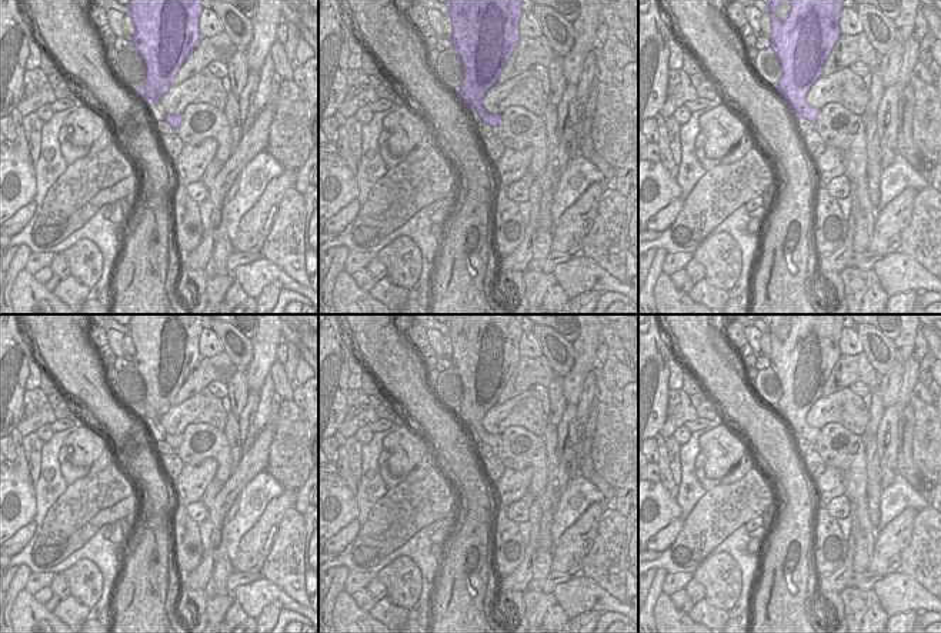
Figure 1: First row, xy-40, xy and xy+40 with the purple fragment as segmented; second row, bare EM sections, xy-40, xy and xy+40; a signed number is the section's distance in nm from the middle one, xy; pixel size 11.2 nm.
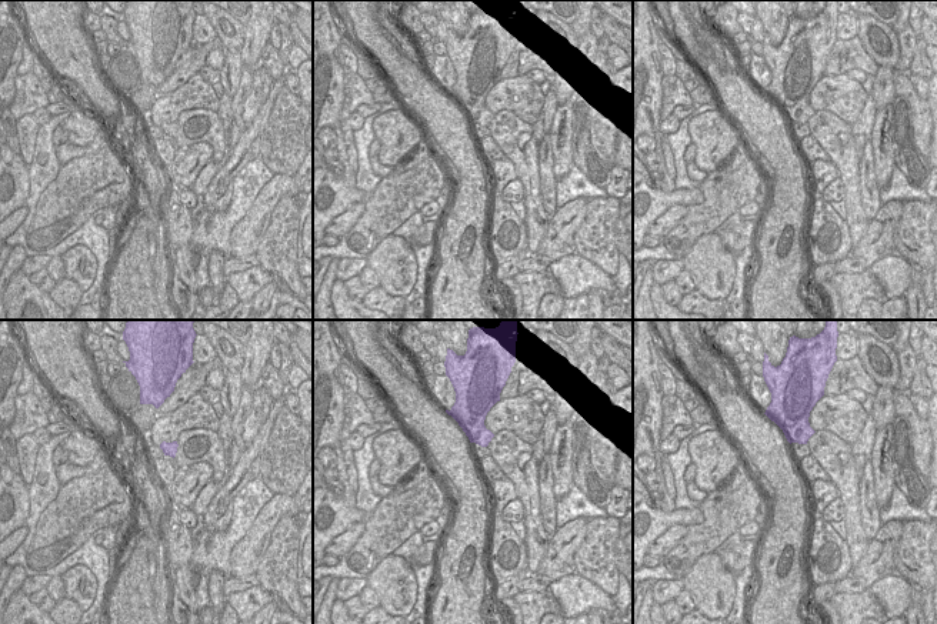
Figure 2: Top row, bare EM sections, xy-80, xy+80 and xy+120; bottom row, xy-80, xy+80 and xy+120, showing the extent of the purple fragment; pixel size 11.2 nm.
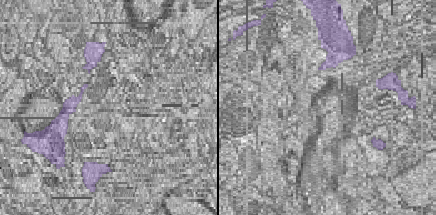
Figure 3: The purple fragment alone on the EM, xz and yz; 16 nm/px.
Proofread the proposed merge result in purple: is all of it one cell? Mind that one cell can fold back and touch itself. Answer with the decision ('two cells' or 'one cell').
one cell

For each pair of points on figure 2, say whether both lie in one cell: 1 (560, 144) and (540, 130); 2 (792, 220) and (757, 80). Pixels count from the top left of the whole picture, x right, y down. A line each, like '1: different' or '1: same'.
1: different
2: different

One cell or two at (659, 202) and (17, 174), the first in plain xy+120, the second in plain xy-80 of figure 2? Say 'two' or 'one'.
one

